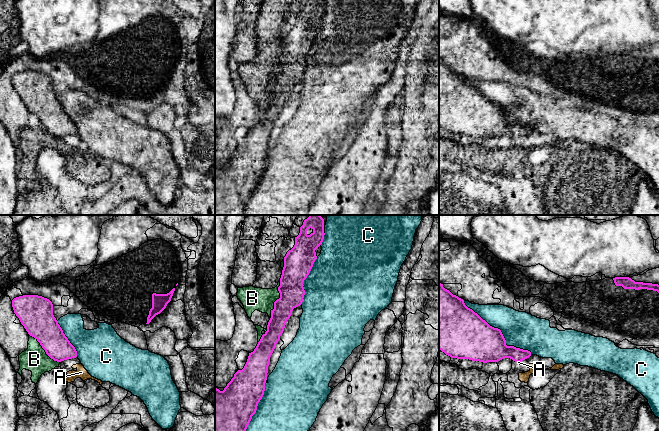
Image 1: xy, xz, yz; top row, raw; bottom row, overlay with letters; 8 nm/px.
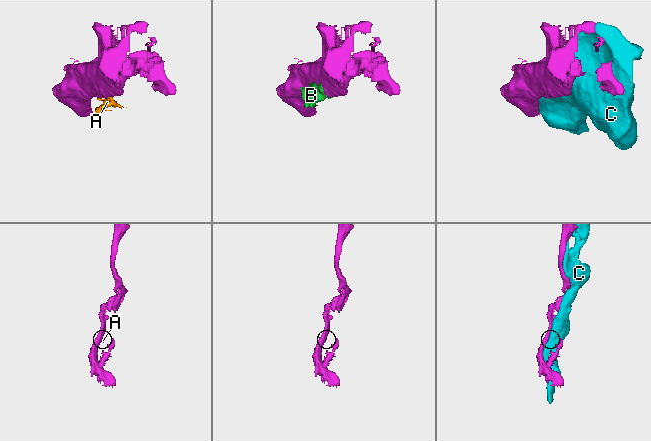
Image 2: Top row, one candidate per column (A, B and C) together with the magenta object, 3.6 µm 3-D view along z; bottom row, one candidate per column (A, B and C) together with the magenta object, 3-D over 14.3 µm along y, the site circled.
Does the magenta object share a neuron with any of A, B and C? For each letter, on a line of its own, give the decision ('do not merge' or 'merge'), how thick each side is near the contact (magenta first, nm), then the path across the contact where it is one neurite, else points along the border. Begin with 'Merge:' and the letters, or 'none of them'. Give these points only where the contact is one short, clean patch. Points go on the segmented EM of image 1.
Merge: none of them
A: do not merge | 220/20 nm
B: do not merge | 200/180 nm
C: do not merge | 360/280 nm

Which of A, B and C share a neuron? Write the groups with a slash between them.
A B / C

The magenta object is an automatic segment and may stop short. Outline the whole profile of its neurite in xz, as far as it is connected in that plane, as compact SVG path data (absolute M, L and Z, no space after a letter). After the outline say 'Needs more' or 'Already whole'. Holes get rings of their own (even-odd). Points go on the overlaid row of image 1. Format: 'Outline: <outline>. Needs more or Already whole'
Outline: M309 215L300 227L299 235L295 237L294 247L284 257L284 267L278 287L280 298L274 302L267 331L262 335L254 351L249 353L244 368L234 374L224 390L215 388L215 431L246 431L264 395L270 357L293 309L303 302L305 295L303 282L317 259L315 250L322 244L324 235L324 219L320 215Z. Already whole

